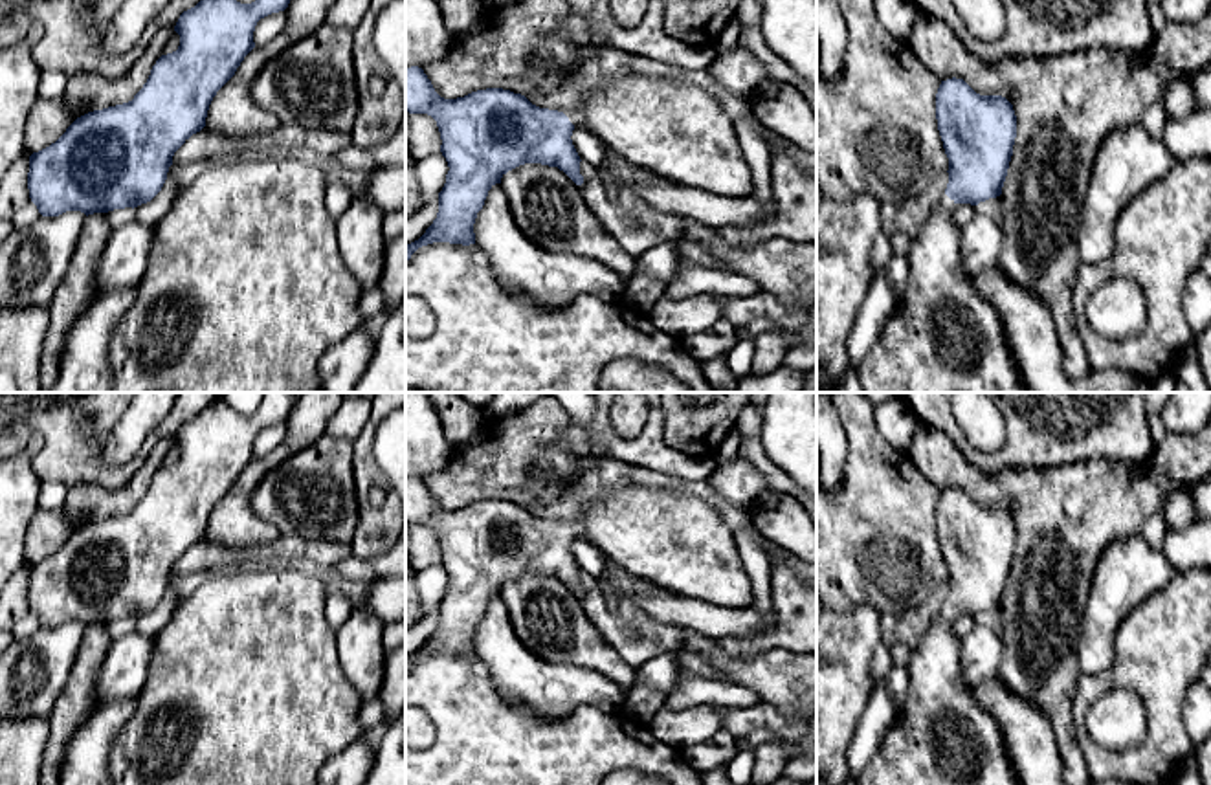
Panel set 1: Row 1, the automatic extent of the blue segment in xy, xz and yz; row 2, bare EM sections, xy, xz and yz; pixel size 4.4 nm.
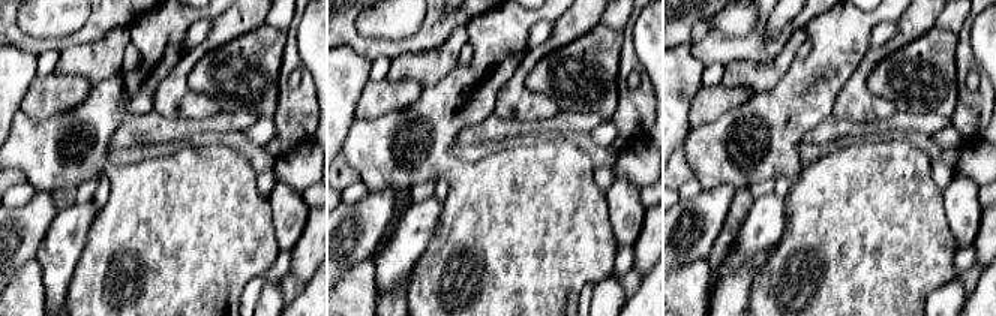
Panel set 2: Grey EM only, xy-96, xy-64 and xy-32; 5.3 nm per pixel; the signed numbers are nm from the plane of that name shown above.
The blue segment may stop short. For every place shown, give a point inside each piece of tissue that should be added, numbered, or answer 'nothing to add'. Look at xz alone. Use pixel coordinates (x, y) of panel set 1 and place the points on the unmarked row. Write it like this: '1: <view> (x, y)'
1: xz (674, 540)

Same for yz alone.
1: yz (944, 736)

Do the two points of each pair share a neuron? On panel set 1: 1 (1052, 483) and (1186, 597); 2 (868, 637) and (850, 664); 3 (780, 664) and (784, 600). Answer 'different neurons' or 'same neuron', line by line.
1: different neurons
2: same neuron
3: different neurons

